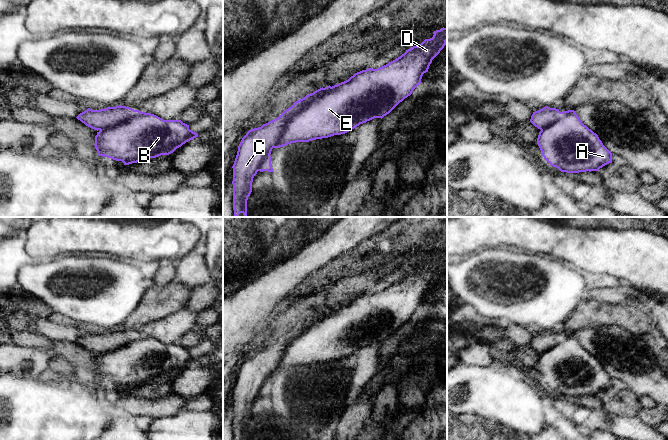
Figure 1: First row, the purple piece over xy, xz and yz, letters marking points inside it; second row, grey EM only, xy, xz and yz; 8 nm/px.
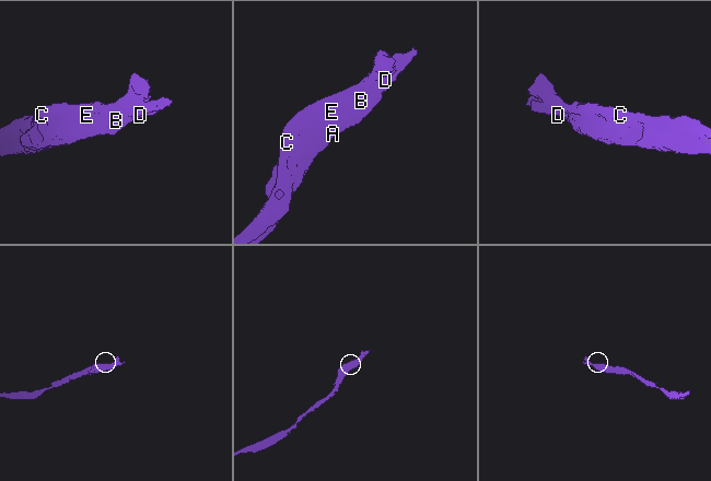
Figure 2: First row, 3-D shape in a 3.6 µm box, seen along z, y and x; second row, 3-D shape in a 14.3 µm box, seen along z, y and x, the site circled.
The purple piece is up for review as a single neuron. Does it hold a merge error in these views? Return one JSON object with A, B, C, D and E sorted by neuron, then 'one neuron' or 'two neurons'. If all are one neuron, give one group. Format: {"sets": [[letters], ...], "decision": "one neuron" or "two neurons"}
{"sets": [["A", "B", "D", "E"], ["C"]], "decision": "two neurons"}

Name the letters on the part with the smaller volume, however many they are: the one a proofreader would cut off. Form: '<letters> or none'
C

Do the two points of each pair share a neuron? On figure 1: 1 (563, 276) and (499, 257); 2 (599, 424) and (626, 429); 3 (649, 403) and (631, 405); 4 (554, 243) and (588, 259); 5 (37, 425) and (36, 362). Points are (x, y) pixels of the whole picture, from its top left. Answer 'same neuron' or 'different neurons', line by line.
1: same neuron
2: different neurons
3: different neurons
4: same neuron
5: different neurons

